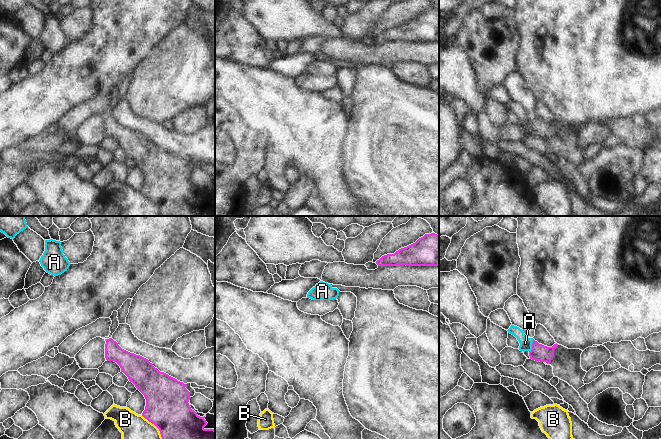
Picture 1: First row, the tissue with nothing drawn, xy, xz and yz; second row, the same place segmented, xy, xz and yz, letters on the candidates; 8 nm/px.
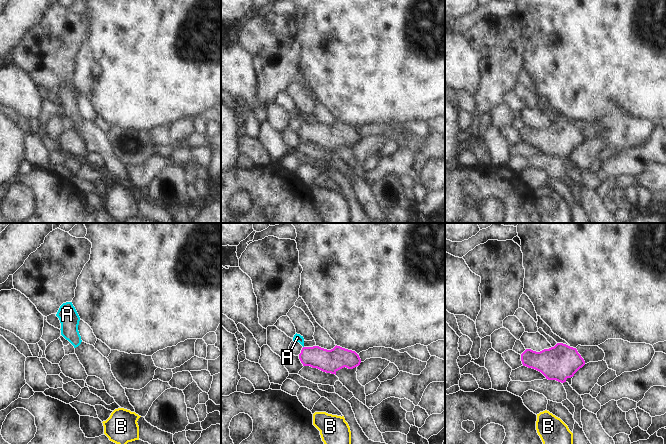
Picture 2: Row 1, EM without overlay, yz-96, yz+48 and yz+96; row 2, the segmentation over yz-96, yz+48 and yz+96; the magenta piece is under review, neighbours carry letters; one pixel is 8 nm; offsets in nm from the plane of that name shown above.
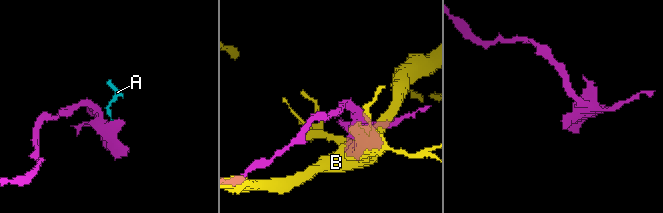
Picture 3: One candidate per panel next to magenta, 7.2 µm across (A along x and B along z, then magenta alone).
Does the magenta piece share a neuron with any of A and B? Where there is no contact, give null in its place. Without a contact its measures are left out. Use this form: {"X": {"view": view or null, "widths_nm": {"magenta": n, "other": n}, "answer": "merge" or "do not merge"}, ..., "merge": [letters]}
{"A": {"view": "yz", "widths_nm": {"magenta": 140, "other": 100}, "answer": "do not merge"}, "B": {"view": "xy", "widths_nm": {"magenta": 360, "other": 320}, "answer": "do not merge"}, "merge": []}

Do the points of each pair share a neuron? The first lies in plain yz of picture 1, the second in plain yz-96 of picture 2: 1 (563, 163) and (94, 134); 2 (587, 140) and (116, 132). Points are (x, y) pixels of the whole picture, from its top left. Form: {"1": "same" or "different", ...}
{"1": "same", "2": "different"}

